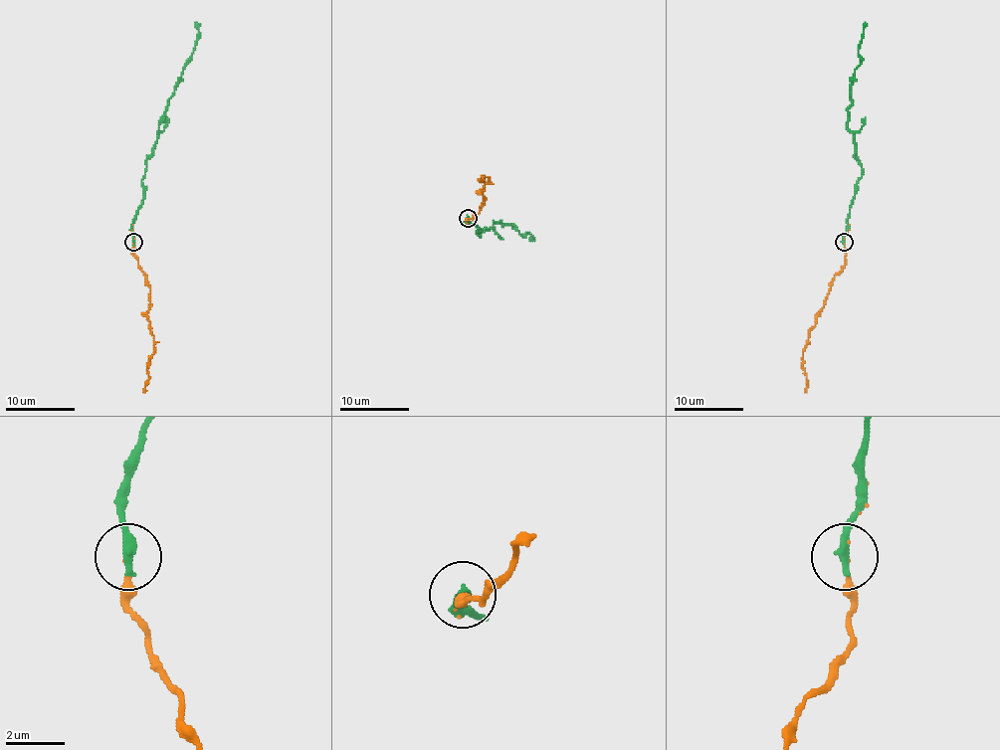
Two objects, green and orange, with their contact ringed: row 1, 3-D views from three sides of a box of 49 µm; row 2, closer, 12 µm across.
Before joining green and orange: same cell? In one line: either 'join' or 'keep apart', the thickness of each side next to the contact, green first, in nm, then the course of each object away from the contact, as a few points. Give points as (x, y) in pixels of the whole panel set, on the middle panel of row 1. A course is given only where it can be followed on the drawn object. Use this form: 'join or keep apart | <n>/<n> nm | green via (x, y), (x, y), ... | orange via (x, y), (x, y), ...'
join | 380/160 nm | green via (467, 218), (480, 236), (493, 222), (500, 222), (520, 234), (527, 232), (532, 237), (529, 239) | orange via (467, 218), (473, 218), (485, 203), (481, 194), (488, 177), (481, 177), (483, 180), (478, 178)

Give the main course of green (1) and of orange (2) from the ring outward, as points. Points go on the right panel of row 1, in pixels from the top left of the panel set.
1: (844, 242), (857, 181), (862, 176), (853, 132), (848, 127), (848, 106), (865, 22)
2: (844, 244), (844, 266), (829, 288), (803, 354), (804, 392)

